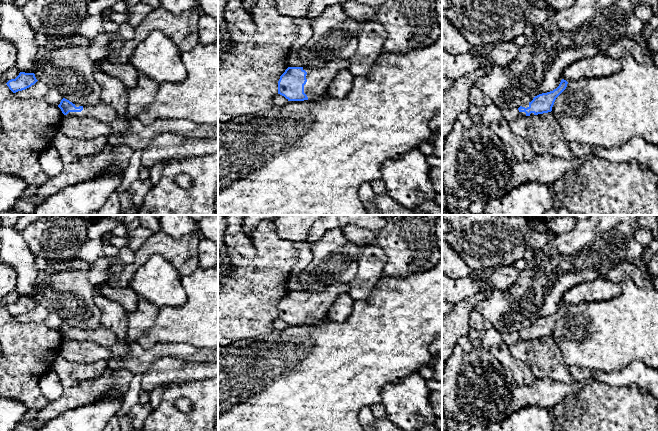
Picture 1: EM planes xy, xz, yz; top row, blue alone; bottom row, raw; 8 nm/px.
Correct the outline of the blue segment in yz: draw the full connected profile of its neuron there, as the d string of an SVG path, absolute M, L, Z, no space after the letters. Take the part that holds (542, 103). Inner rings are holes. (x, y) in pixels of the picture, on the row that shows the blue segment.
M562 79L559 86L553 91L535 96L531 102L518 108L520 115L533 116L551 112L556 98L566 89L567 84L568 82Z

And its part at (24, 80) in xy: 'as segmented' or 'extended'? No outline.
as segmented

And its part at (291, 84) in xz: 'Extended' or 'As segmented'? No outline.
Extended

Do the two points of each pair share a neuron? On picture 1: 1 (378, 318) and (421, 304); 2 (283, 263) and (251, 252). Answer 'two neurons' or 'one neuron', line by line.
1: one neuron
2: two neurons

